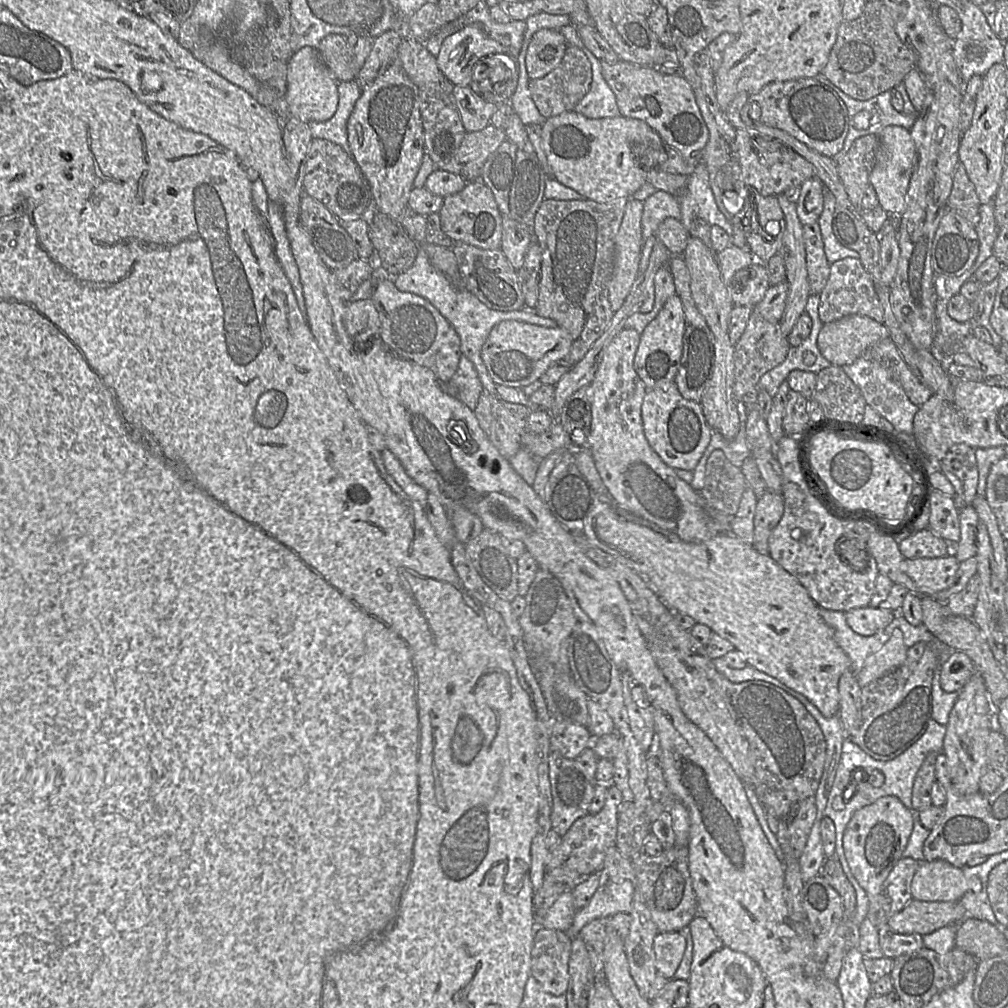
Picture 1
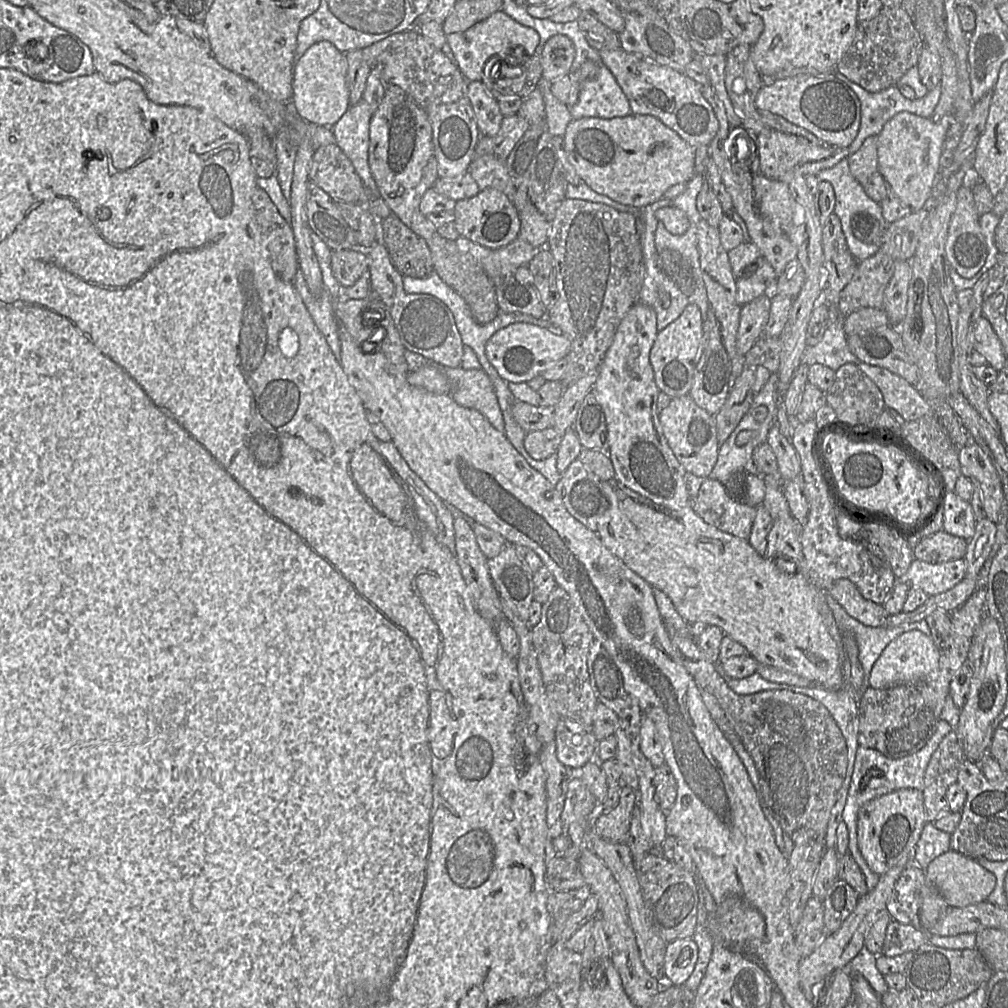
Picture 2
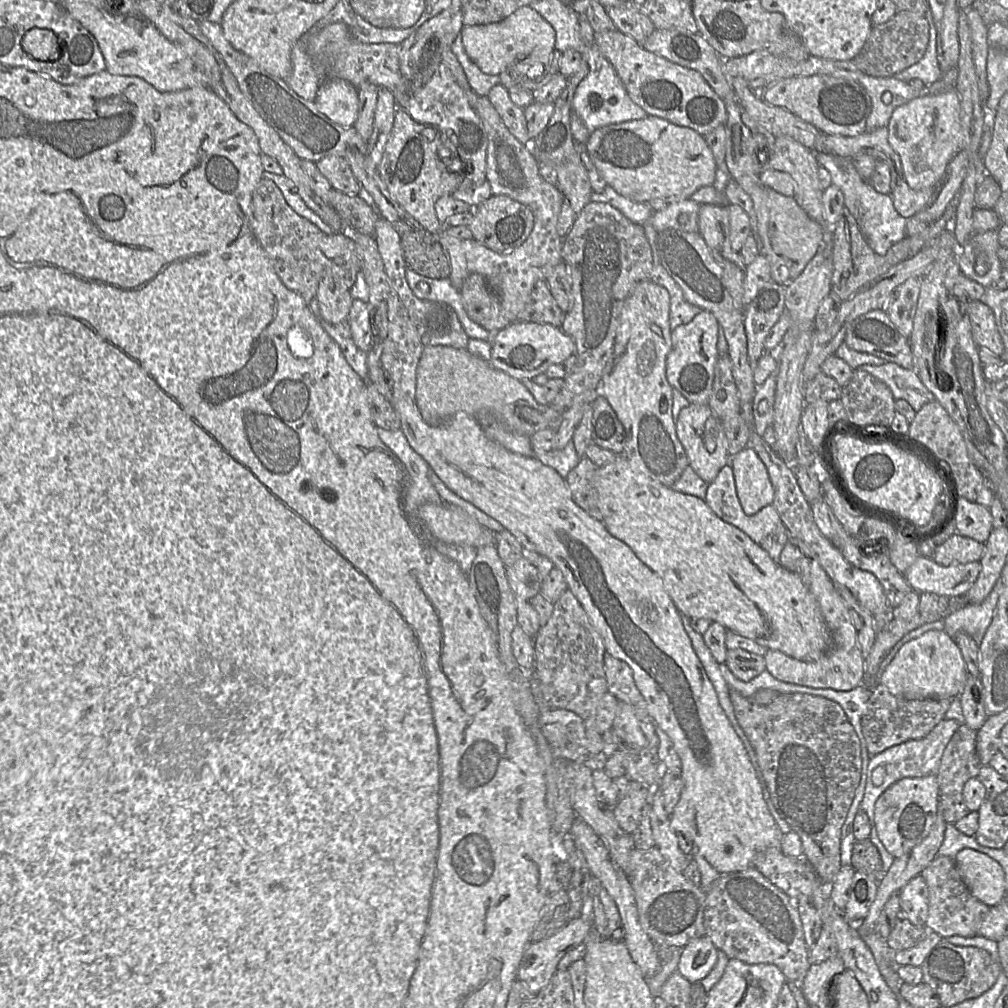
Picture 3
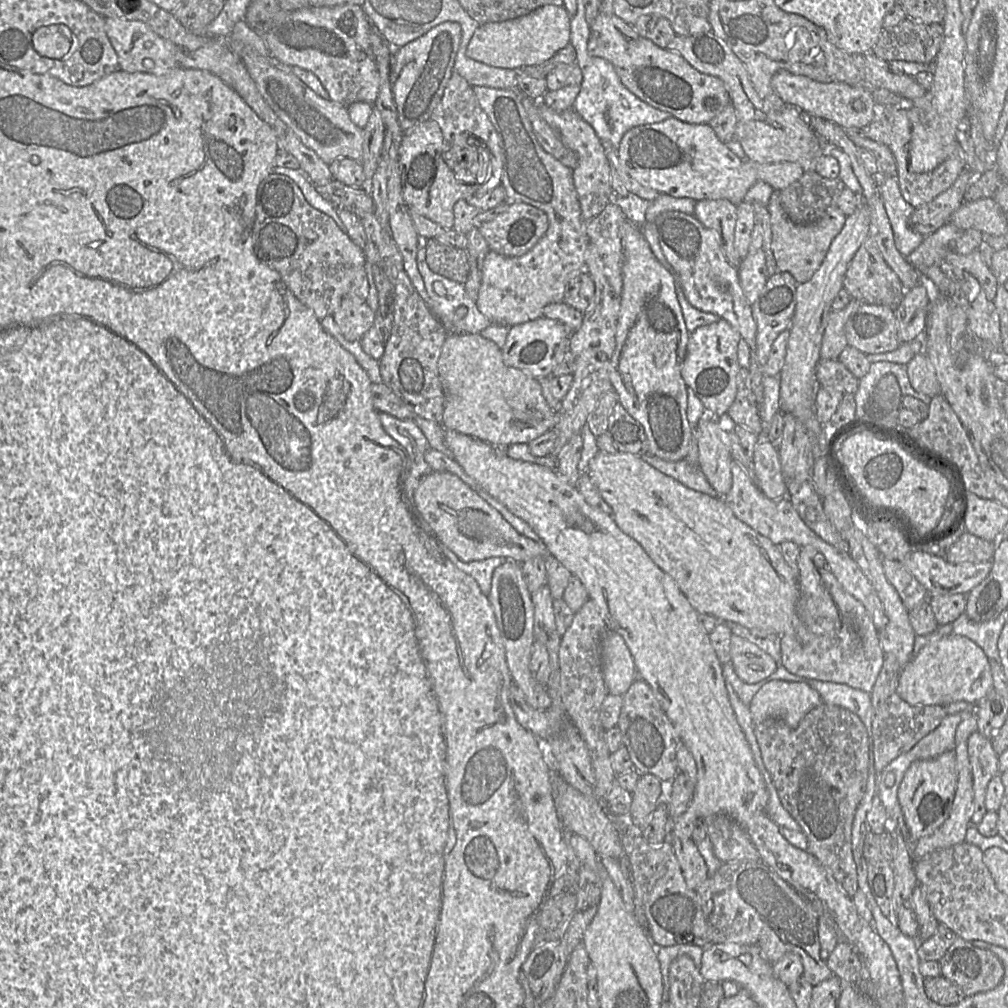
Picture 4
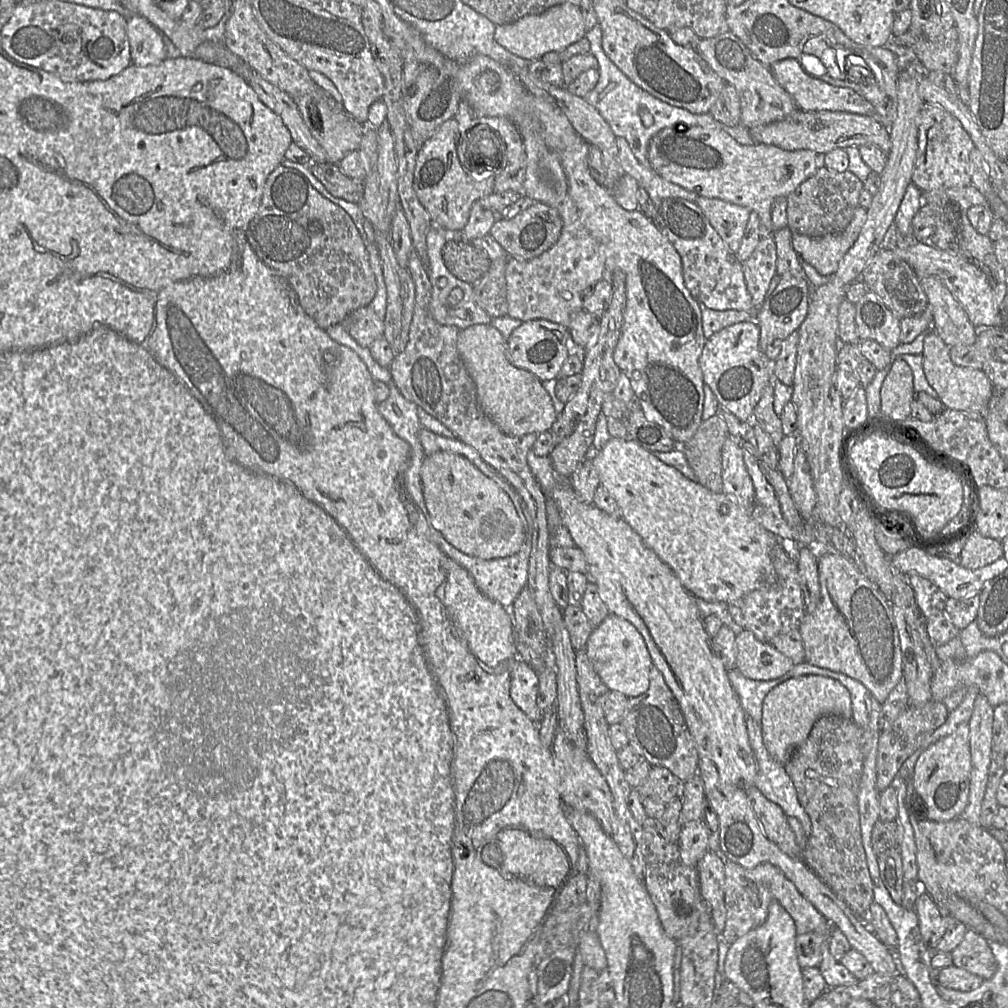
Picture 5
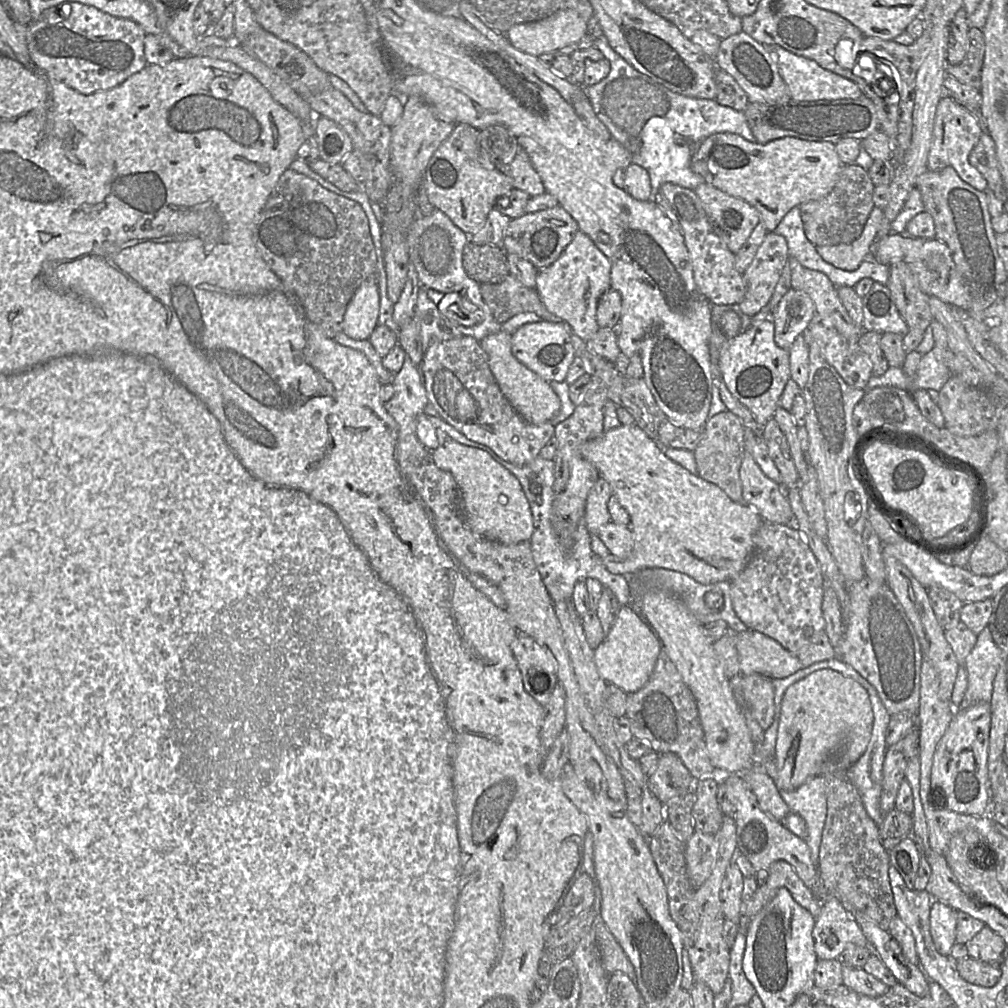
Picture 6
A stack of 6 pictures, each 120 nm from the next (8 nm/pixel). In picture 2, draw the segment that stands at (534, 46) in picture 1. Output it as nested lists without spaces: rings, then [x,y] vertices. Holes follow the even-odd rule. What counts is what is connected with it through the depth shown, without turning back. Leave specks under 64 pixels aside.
[[[554,35],[543,45],[540,63],[542,79],[552,82],[572,69],[575,59],[575,47],[572,41],[564,35]]]

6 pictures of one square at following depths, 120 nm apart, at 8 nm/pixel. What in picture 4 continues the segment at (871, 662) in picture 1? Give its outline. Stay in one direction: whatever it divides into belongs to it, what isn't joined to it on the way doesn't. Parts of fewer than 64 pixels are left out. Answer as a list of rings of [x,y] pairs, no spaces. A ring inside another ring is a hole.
[[[950,634],[923,646],[901,668],[896,694],[912,705],[946,705],[957,701],[975,704],[993,688],[991,663],[971,639]]]

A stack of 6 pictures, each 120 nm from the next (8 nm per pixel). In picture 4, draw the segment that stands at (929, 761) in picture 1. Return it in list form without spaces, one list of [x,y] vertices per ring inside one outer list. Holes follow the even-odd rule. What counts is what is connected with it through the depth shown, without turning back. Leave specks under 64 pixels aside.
[[[973,732],[967,741],[974,787],[974,812],[970,825],[977,825],[988,811],[985,806],[987,785],[999,774],[999,755],[992,747],[990,739],[979,732]]]

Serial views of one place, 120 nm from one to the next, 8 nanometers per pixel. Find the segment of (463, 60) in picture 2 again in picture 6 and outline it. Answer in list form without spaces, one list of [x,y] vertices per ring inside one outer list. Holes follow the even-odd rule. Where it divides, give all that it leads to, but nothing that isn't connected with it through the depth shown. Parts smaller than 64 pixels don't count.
[[[559,10],[535,22],[517,24],[506,33],[511,45],[539,57],[580,41],[587,35],[587,21],[575,10]]]

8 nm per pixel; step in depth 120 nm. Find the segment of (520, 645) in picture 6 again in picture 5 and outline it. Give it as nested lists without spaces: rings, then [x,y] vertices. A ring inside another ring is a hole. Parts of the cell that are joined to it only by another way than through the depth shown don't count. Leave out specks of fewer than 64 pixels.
[[[517,658],[511,673],[510,696],[529,719],[538,722],[539,673],[528,663]]]

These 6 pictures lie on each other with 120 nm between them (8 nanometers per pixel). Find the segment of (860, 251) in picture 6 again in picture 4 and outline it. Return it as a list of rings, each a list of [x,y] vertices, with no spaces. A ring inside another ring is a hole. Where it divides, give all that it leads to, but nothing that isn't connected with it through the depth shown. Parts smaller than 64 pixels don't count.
[[[779,191],[772,193],[766,208],[770,216],[771,249],[777,271],[790,273],[798,284],[810,280],[822,264],[832,241],[842,230],[847,217],[835,206],[829,208],[825,215],[815,223],[795,224],[787,217],[781,206]]]

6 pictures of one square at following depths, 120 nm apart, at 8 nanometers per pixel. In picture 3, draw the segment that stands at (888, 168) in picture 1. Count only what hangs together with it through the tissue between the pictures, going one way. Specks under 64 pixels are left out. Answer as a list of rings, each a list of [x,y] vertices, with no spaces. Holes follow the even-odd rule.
[[[955,89],[917,97],[894,110],[887,125],[888,142],[899,155],[904,178],[912,189],[935,187],[942,179],[949,162],[960,150],[960,128],[960,99]]]

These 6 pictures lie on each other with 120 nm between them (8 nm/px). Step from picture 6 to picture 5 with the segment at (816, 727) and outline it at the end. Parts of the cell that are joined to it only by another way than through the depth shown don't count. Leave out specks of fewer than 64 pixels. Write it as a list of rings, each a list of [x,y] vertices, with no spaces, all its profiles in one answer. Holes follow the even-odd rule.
[[[803,675],[790,678],[772,688],[763,700],[761,732],[765,747],[777,763],[784,765],[788,762],[795,749],[807,739],[813,725],[820,717],[837,715],[851,718],[851,714],[850,692],[839,681],[821,675]]]

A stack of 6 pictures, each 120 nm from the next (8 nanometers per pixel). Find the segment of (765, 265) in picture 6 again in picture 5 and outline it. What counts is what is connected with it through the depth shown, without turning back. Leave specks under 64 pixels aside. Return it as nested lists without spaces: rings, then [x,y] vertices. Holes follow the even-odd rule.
[[[772,236],[761,238],[750,257],[742,263],[746,288],[755,311],[765,300],[771,279],[776,274],[776,263],[777,251]]]

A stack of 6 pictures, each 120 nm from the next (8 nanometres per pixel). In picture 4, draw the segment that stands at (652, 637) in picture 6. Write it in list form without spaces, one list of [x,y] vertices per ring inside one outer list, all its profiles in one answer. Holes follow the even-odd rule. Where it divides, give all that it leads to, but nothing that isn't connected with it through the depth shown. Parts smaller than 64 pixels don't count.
[[[607,629],[601,641],[601,655],[608,692],[623,696],[637,678],[636,666],[624,638]]]

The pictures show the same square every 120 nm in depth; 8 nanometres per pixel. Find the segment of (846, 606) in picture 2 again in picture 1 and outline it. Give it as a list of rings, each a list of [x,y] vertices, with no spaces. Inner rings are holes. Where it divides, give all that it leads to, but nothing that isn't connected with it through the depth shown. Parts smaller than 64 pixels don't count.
[[[879,607],[851,609],[845,613],[847,624],[862,636],[871,636],[885,629],[895,618],[897,612]]]

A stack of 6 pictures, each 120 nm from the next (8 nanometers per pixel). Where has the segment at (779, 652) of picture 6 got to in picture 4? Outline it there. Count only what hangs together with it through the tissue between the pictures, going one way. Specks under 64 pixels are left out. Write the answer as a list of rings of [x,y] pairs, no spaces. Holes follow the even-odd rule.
[[[737,635],[731,637],[730,654],[735,673],[748,684],[764,680],[778,668],[772,656]]]

